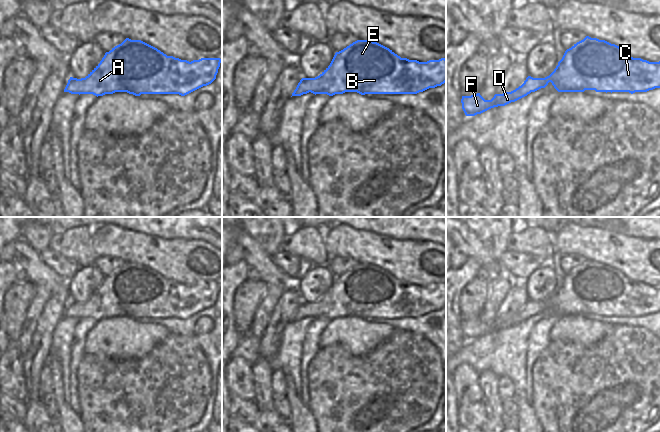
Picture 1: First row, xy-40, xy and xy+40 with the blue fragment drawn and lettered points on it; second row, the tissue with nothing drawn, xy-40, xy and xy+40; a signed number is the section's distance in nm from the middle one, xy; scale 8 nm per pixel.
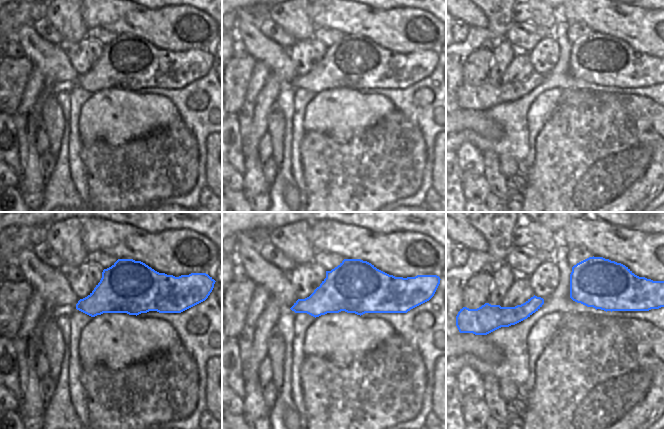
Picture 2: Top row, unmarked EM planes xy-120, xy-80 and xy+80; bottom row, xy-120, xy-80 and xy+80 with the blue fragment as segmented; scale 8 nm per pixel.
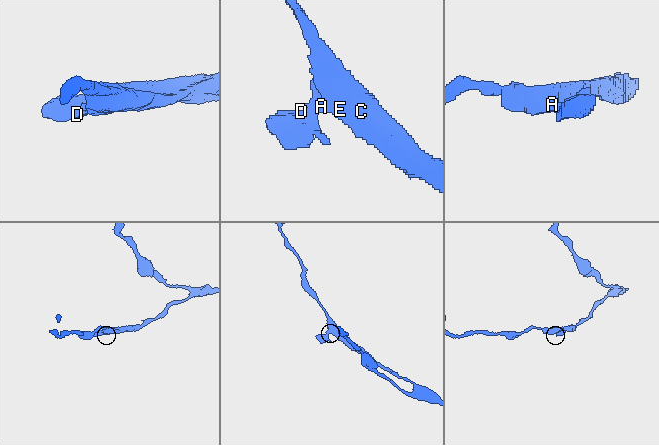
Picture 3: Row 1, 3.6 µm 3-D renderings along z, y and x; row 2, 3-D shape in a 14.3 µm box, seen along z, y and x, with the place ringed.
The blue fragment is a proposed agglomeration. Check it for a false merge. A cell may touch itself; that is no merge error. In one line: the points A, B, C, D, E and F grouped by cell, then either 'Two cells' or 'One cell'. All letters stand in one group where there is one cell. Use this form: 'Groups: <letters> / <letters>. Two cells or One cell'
Groups: A B C D E F. One cell

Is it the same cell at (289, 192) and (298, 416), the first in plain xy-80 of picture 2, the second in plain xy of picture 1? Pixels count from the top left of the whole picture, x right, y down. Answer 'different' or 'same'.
same

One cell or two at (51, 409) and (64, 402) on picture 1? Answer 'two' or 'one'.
two

